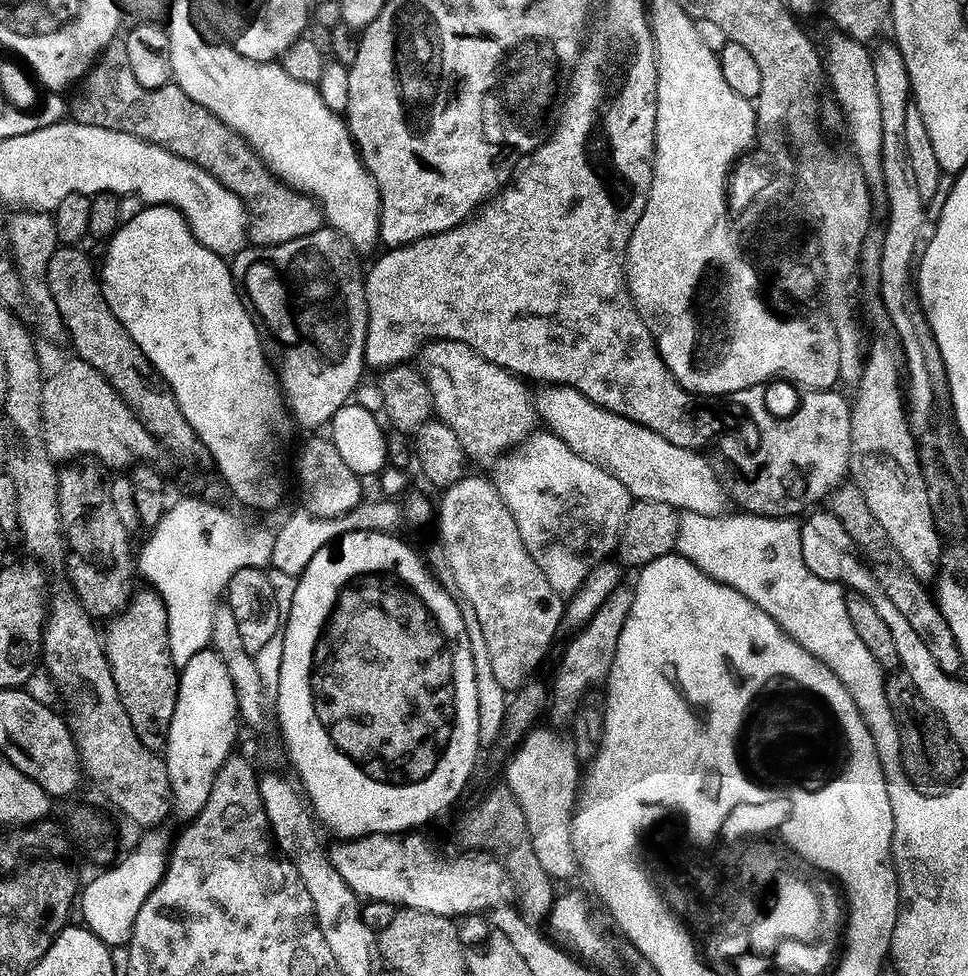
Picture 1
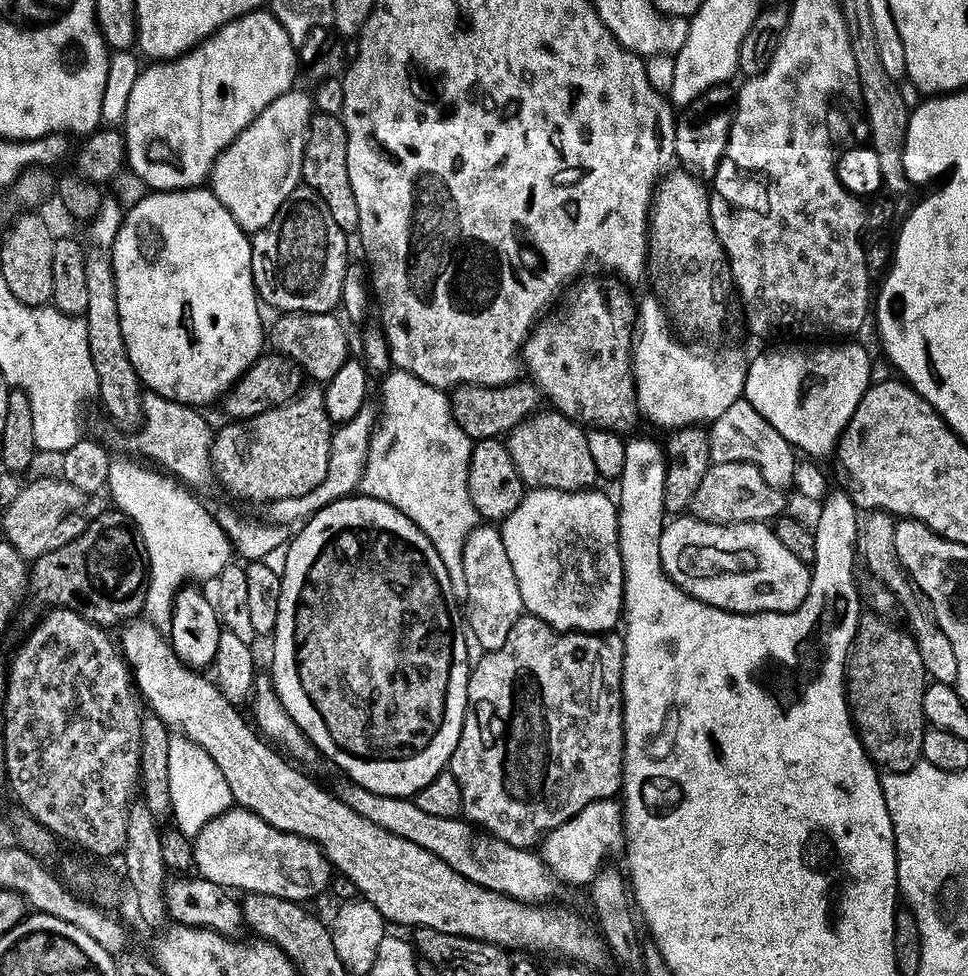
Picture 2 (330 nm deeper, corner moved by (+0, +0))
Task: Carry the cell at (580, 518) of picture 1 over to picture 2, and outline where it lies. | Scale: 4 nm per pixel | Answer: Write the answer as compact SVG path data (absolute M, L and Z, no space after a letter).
M525 491L518 510L507 516L500 528L510 566L514 566L514 578L518 578L525 613L545 620L557 632L610 632L622 620L624 567L618 542L618 504L613 497L611 500L606 493L596 491Z

